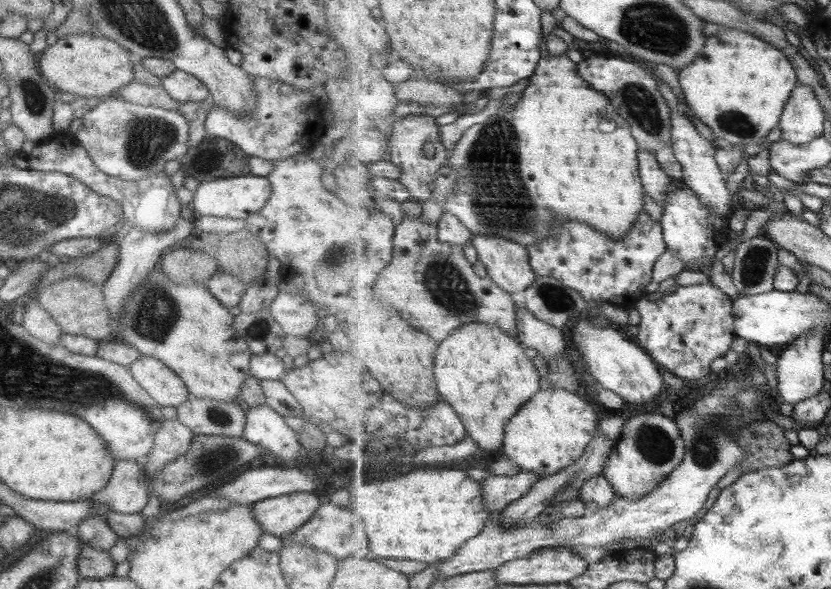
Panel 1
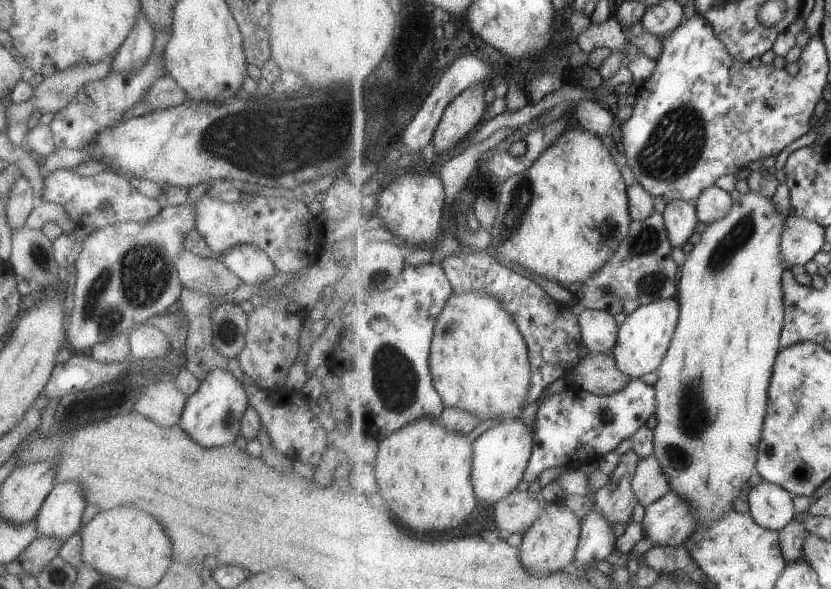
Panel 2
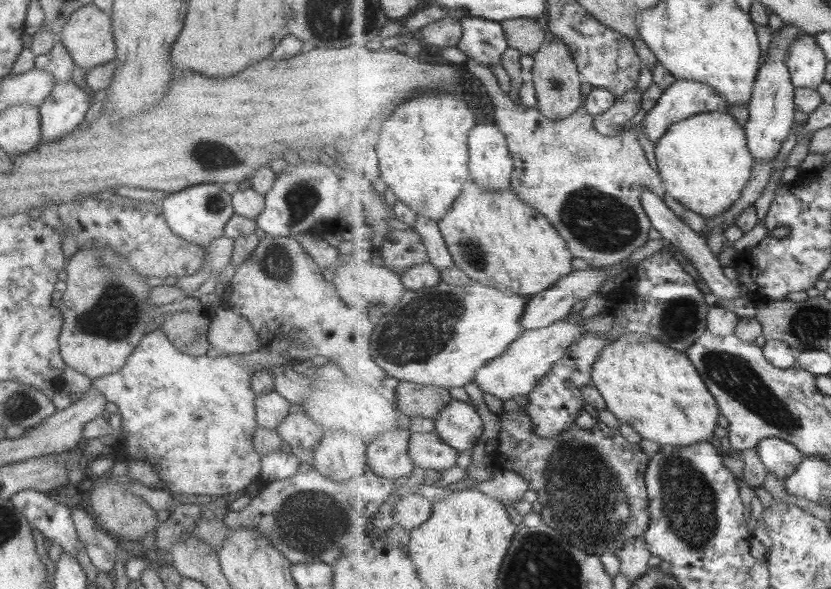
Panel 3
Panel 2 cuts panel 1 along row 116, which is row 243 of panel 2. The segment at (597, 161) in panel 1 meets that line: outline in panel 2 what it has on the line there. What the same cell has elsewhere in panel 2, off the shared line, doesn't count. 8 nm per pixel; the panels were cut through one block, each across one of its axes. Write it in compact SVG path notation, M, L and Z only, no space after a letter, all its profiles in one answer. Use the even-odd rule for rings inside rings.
M586 129L582 132L579 132L579 130L565 131L562 136L559 136L559 139L553 146L542 156L537 158L537 161L531 168L505 181L503 187L501 187L500 194L501 196L498 198L498 215L494 220L493 230L490 232L492 237L491 245L480 252L489 254L495 259L502 258L501 263L506 266L511 266L513 262L517 262L520 266L528 269L532 273L554 281L557 284L561 284L564 287L571 287L573 289L579 288L585 280L589 280L595 272L599 272L599 270L617 254L619 246L629 237L630 227L633 223L629 208L628 187L627 184L625 184L623 174L621 174L620 166L615 164L611 152L605 148L605 144L601 142L601 138Z

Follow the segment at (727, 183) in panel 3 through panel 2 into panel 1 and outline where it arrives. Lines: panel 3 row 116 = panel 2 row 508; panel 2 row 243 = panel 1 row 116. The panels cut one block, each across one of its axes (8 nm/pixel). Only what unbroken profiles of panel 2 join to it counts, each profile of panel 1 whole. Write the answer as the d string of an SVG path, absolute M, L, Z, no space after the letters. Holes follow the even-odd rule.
M721 25L715 35L709 37L694 64L679 72L678 82L690 109L712 130L714 136L727 140L731 145L753 146L773 128L779 127L789 98L799 81L794 65L779 48L744 30Z

